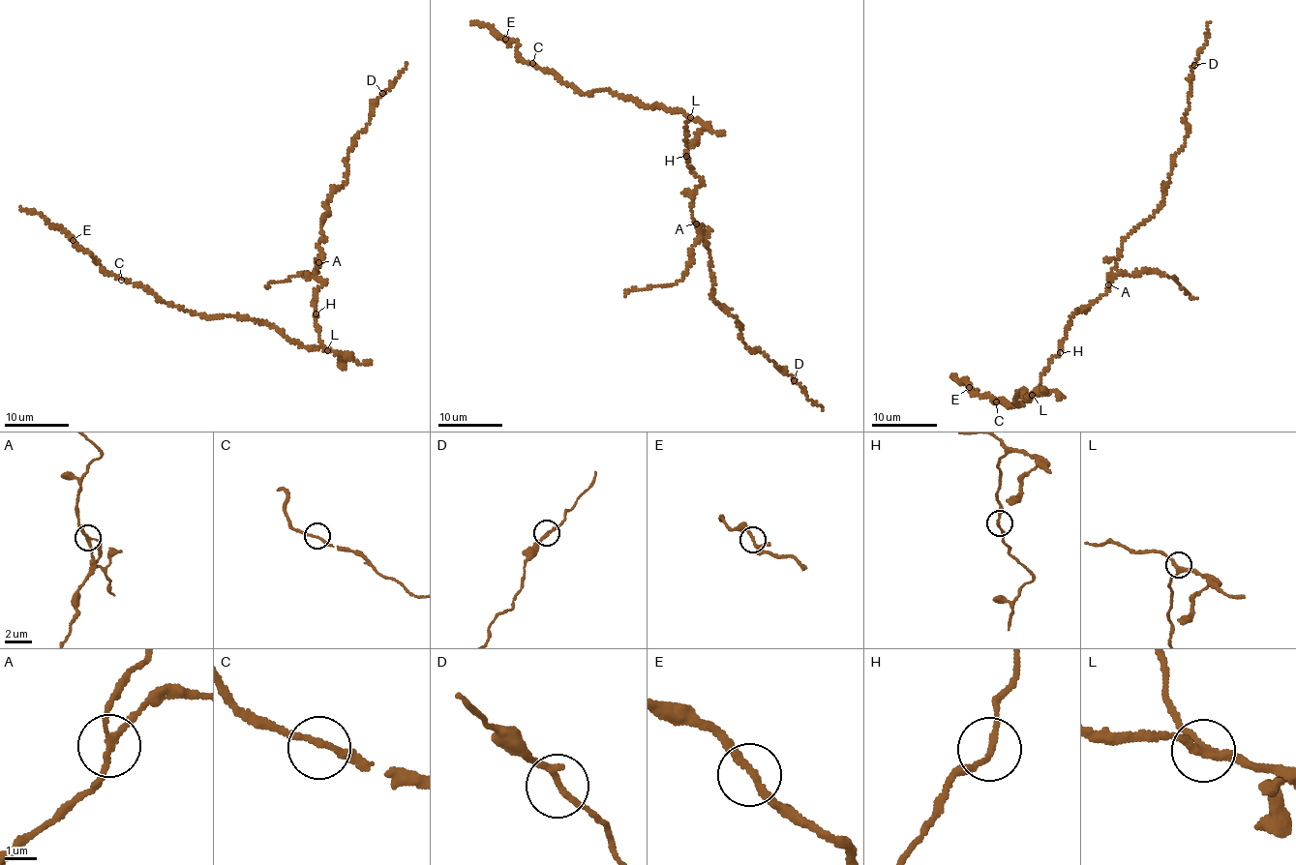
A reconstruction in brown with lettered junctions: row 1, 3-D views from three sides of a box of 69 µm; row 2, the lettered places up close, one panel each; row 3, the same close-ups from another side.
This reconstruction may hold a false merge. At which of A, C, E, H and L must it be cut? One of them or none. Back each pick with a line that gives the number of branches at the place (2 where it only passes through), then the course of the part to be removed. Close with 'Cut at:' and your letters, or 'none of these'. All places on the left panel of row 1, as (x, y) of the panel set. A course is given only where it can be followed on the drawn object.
A: Branches: 3. Course of the part to remove: (317, 262), (326, 203), (347, 180), (346, 163), (353, 139), (367, 128), (373, 101), (390, 88), (407, 62)
Cut at: A

